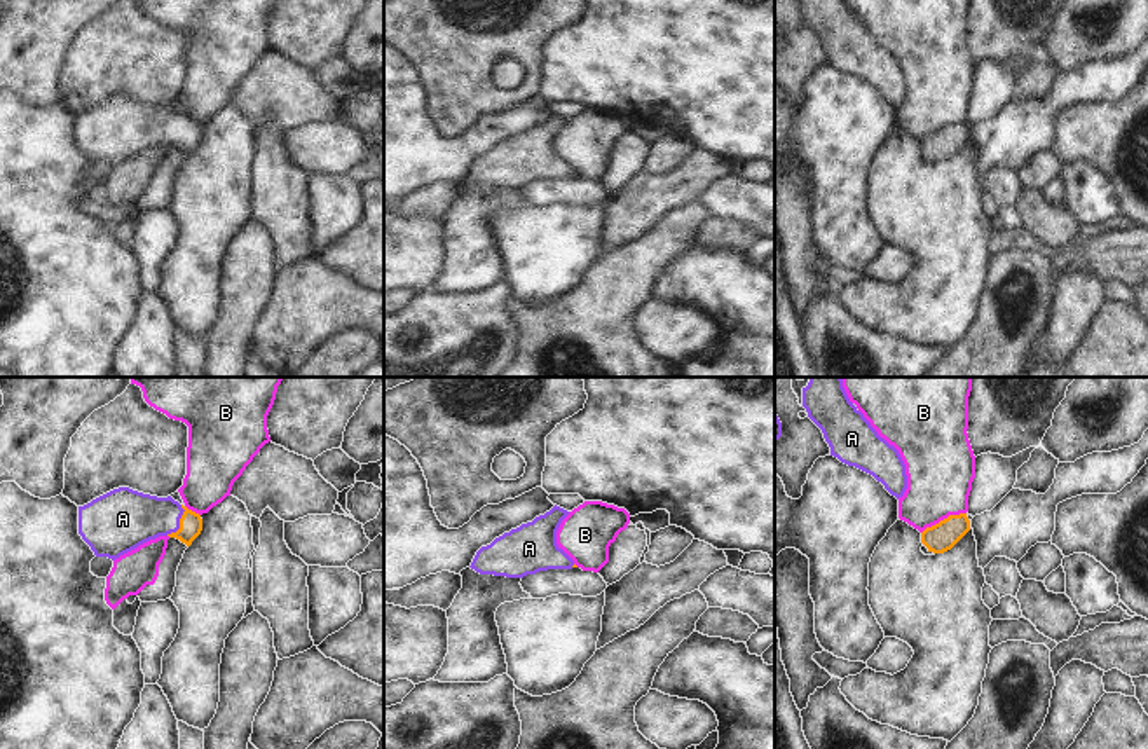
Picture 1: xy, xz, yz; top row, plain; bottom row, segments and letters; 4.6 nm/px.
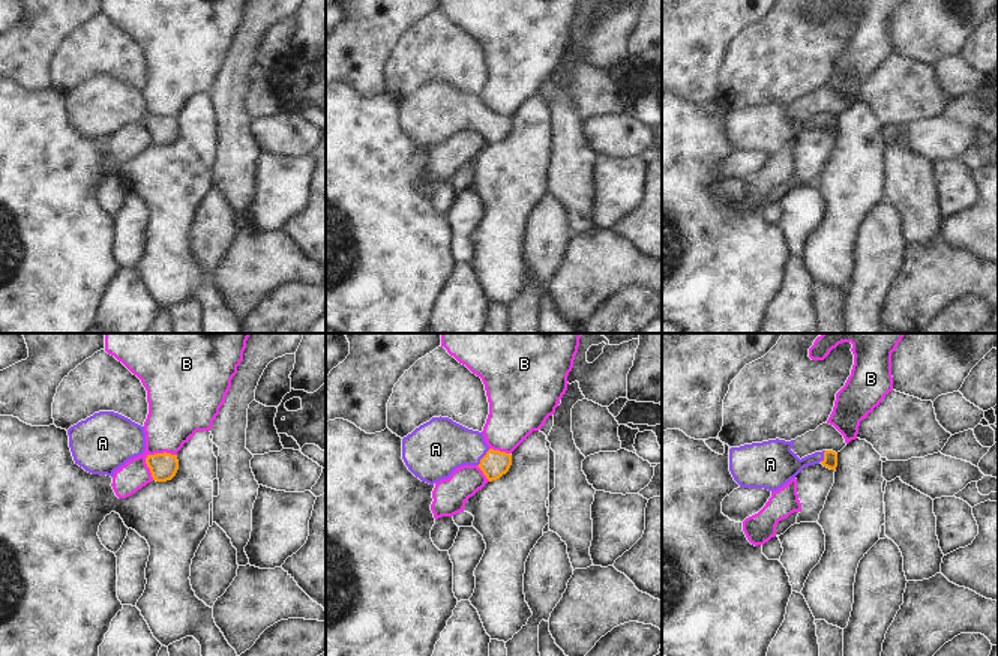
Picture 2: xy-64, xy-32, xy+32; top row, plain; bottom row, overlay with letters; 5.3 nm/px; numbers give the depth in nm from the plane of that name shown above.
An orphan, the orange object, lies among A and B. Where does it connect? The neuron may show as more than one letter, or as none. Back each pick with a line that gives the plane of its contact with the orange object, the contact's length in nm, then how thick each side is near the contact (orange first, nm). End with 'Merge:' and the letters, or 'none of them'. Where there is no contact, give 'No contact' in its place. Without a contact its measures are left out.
A: Touches orange in xy. Shared border 160 nm. Thickness 110 nm (orange) against 280 nm
Merge: A

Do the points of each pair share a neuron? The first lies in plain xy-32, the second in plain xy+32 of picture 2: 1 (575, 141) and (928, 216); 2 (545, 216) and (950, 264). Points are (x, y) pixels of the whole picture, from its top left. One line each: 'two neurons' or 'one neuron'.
1: one neuron
2: two neurons

